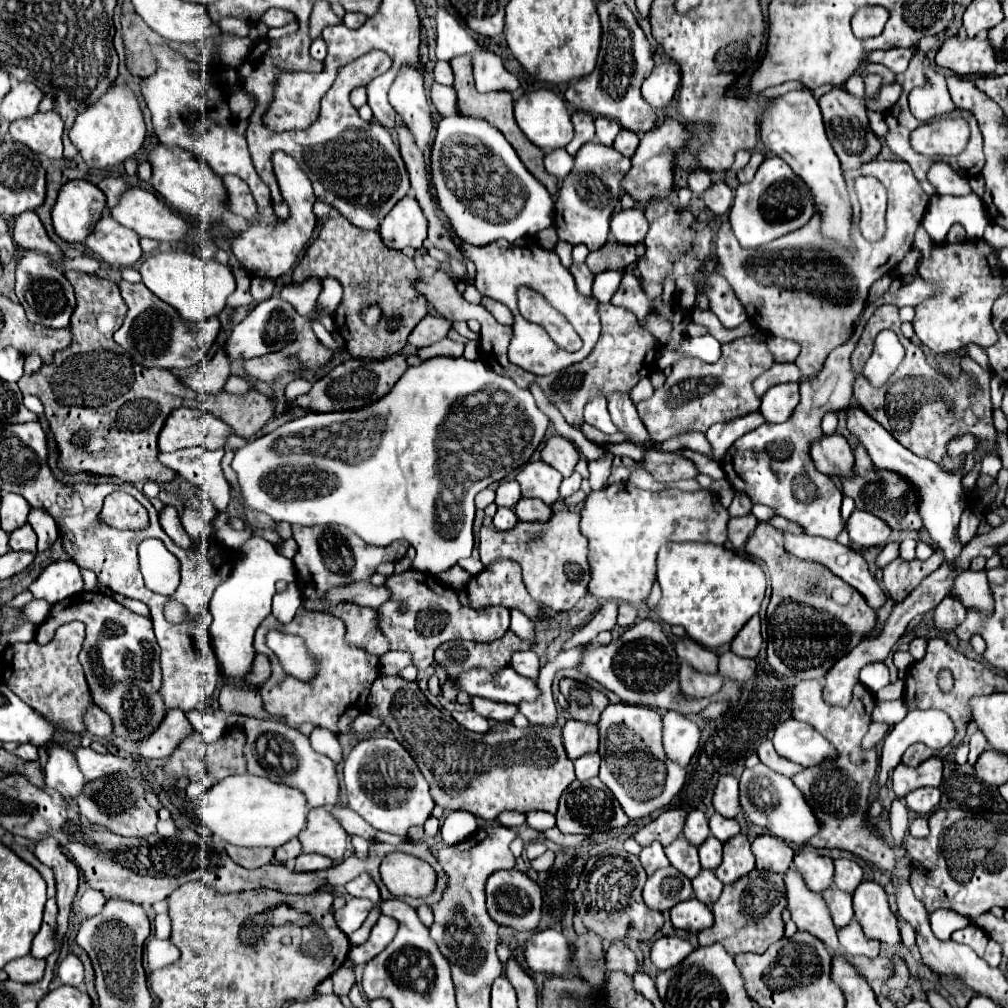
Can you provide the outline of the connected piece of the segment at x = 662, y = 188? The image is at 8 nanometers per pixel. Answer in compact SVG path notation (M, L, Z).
M666 119L662 127L658 127L656 131L644 133L632 157L632 169L626 173L626 179L622 181L622 189L628 195L632 195L638 203L666 199L672 191L672 153L684 147L686 139L688 139L688 131L676 119Z

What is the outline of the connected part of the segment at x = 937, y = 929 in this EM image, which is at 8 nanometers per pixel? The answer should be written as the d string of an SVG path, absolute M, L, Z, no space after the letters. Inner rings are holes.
M938 909L930 915L932 921L932 931L938 939L950 939L950 935L966 925L970 925L970 919L964 915L958 915L948 909Z

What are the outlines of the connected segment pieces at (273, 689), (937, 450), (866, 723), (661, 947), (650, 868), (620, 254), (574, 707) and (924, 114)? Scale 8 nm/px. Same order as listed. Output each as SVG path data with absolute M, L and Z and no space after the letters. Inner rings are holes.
M298 611L296 617L288 625L284 625L274 615L268 615L256 629L254 649L256 649L256 653L266 655L272 665L270 679L264 681L260 687L266 713L280 717L288 727L294 727L294 729L298 729L302 723L312 723L314 727L328 729L334 735L352 735L354 733L352 721L350 723L340 723L340 721L350 709L358 707L360 695L374 683L374 677L380 673L380 669L378 669L376 655L366 655L366 651L358 651L356 647L346 647L342 619L334 619L332 615L326 615L326 613ZM270 629L300 635L306 641L306 647L310 649L310 653L322 659L322 675L318 675L318 679L314 679L314 683L302 683L298 679L290 679L290 675L286 675L282 671L282 667L278 667L278 659L264 645L264 635Z
M894 305L878 307L874 317L868 321L850 360L852 369L856 373L854 399L858 401L858 405L874 421L878 421L886 431L890 431L896 437L896 441L900 441L912 453L932 459L934 463L942 461L942 457L946 453L946 443L958 433L972 433L976 437L980 437L982 443L978 449L996 455L996 449L994 449L996 429L992 425L990 389L984 389L982 395L970 395L966 391L966 375L974 377L980 385L990 387L988 369L982 369L974 359L966 357L962 361L962 375L958 375L958 379L948 379L926 363L926 357L918 345L914 345L912 341L902 337L900 325L902 325L902 321L898 315L898 307L894 307ZM885 329L891 329L900 337L900 343L904 343L904 349L906 349L906 357L900 363L898 371L886 381L884 387L870 387L870 381L862 375L862 368L873 351L875 337ZM896 383L902 383L904 391L884 391L884 389L894 387ZM930 391L932 391L932 397L928 395Z
M800 681L794 687L792 715L794 719L812 725L820 735L824 735L834 745L836 757L828 759L826 765L806 767L804 771L792 777L792 783L802 791L804 799L810 803L810 809L814 811L820 823L820 831L808 841L808 845L844 849L866 859L868 863L876 865L882 871L892 873L896 869L894 847L880 835L878 827L868 821L868 809L870 809L868 797L874 777L878 773L880 759L874 747L872 749L862 747L862 739L872 723L870 715L874 707L876 707L876 697L862 683L856 683L850 705L834 707L824 701L820 681Z
M660 937L652 943L650 959L656 965L656 969L670 969L678 965L682 959L686 959L694 951L692 943L682 937Z
M656 841L640 851L640 863L642 863L642 867L646 869L648 875L652 875L652 873L654 873L656 869L660 869L660 867L668 867L668 865L670 865L668 857L664 855L662 845L656 843Z
M606 243L602 249L592 251L586 257L586 265L588 269L596 275L608 269L618 269L622 271L626 265L636 263L644 253L644 243L636 243L636 245L622 245L622 243Z
M562 679L560 691L568 701L568 713L572 719L582 723L596 723L600 719L600 713L606 709L608 699L604 693L590 689L584 683L578 683L574 679Z
M926 69L926 85L914 87L908 93L910 111L920 121L930 121L934 117L946 115L954 111L954 103L950 99L944 73L938 73L934 69Z

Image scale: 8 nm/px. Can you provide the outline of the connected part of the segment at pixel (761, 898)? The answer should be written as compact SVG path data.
M754 869L736 883L724 885L720 899L712 905L714 925L698 933L700 945L720 943L736 957L740 953L764 953L772 943L784 935L782 911L786 909L786 885L780 873Z

